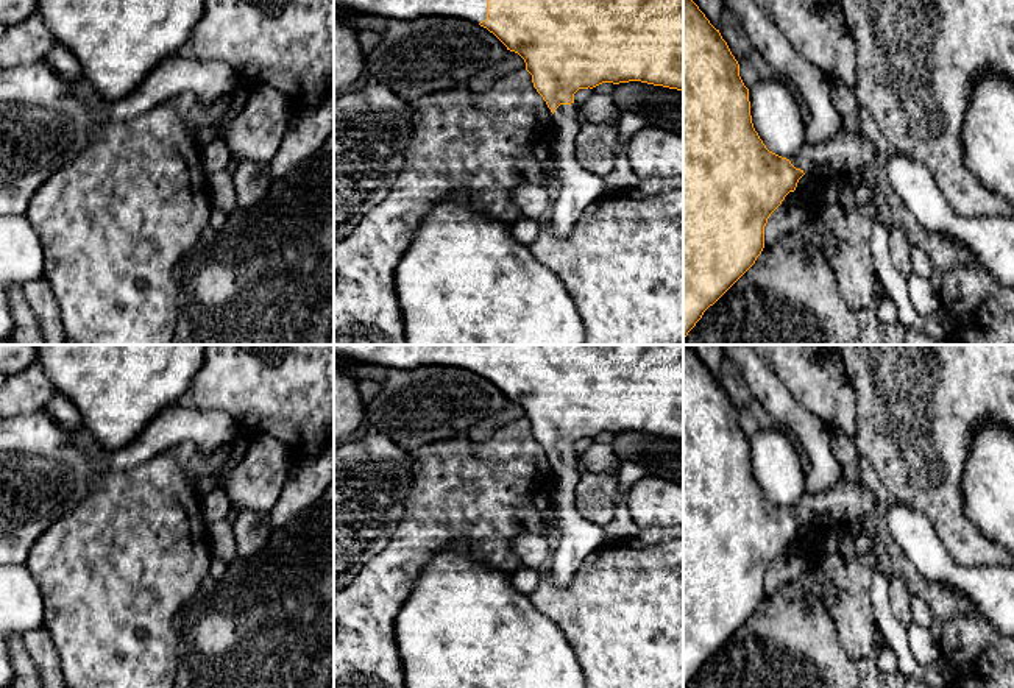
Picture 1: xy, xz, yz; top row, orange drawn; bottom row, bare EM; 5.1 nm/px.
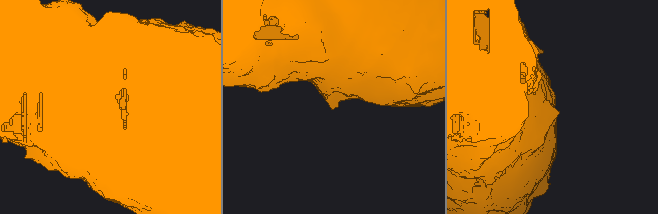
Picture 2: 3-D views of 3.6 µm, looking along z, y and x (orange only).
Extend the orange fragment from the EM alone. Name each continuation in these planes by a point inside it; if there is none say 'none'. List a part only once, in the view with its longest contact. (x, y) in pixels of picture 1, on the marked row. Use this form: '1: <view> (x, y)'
1: xz (475, 11)
2: xz (577, 189)

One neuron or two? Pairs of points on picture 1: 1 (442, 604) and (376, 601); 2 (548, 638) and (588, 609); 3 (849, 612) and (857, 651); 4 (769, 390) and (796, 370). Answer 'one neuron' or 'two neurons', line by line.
1: two neurons
2: two neurons
3: one neuron
4: two neurons

